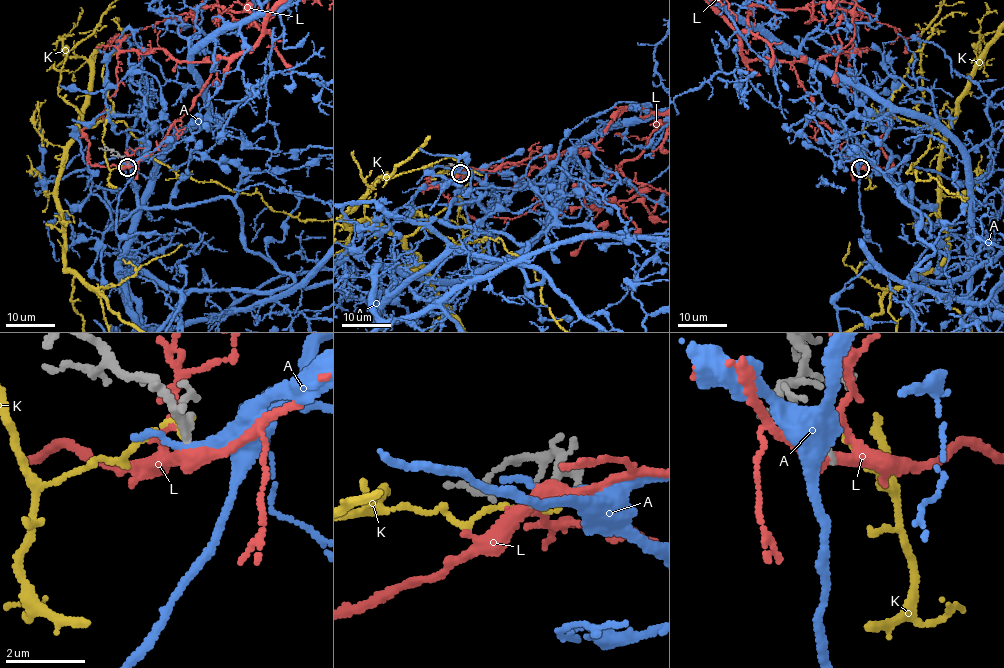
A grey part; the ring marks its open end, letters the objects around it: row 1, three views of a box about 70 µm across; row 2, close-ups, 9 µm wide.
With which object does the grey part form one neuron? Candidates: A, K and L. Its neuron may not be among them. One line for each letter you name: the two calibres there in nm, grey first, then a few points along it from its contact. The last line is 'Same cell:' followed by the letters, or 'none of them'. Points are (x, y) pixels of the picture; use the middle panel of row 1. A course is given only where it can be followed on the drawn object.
Same cell: none of them

